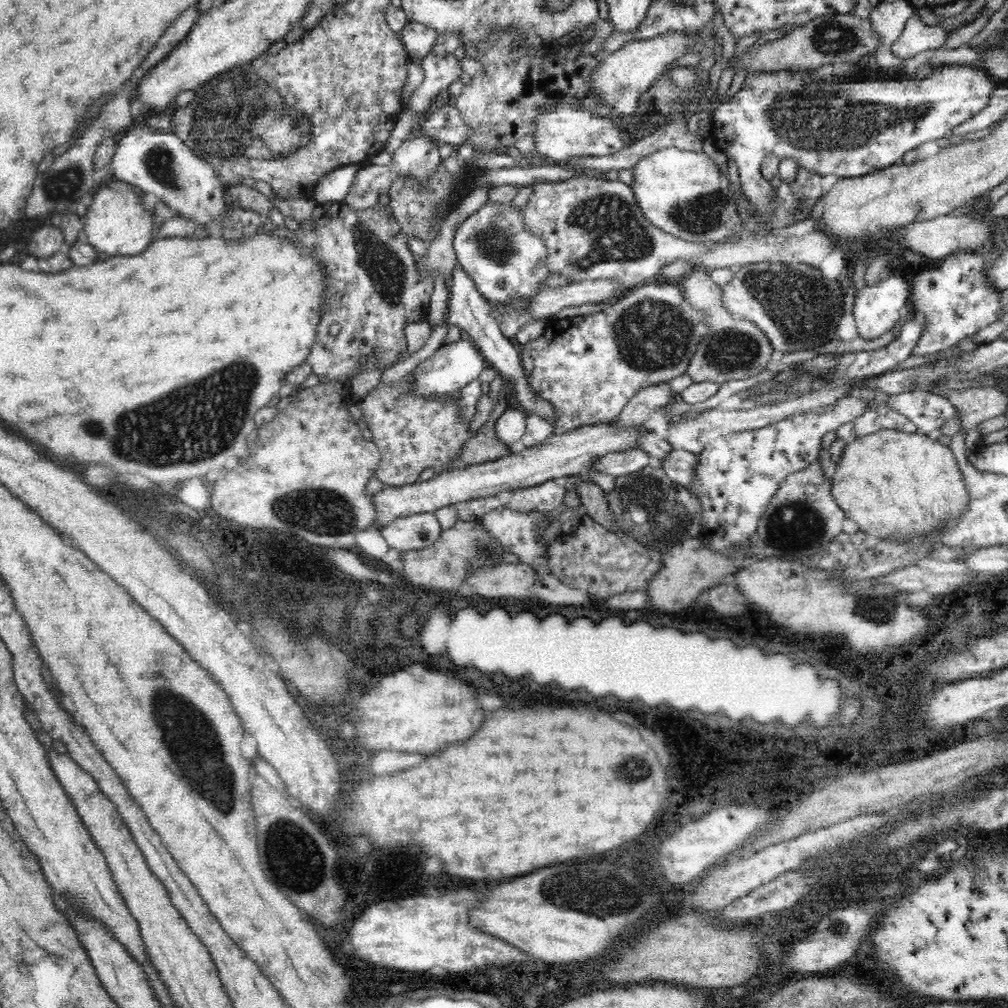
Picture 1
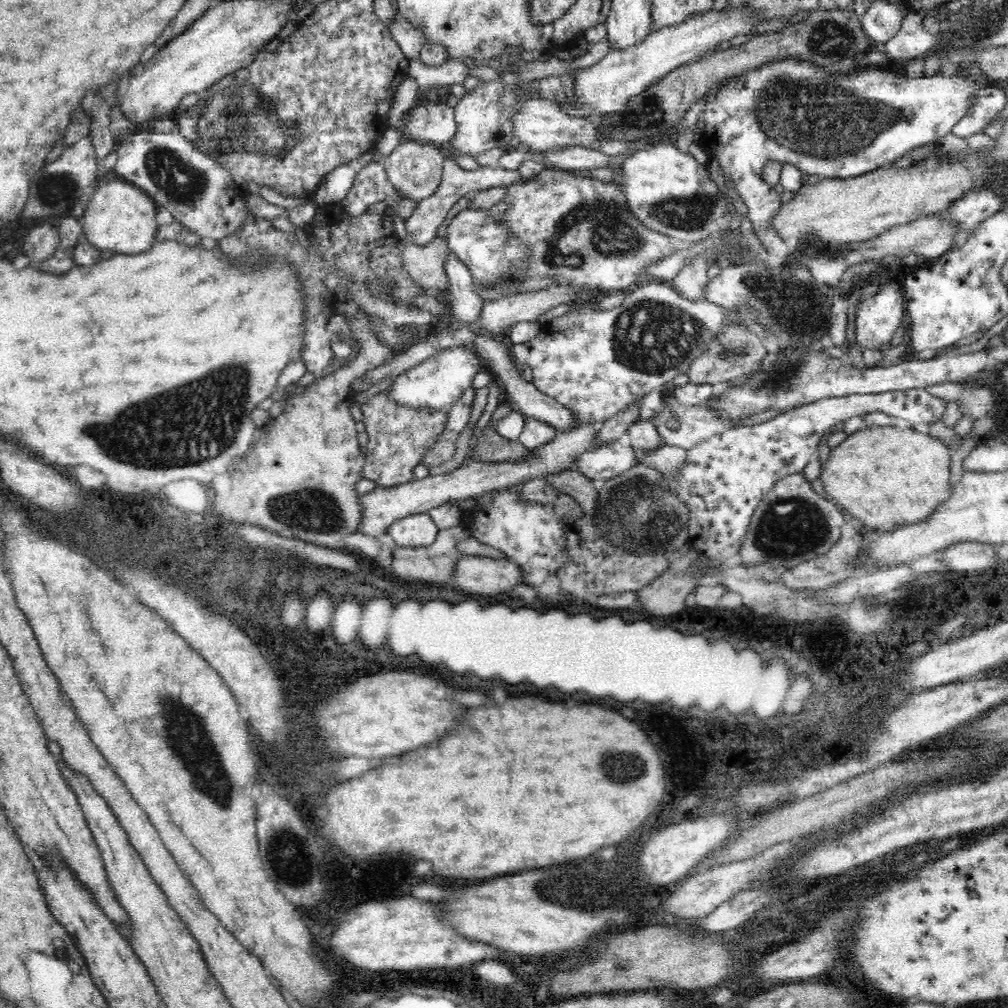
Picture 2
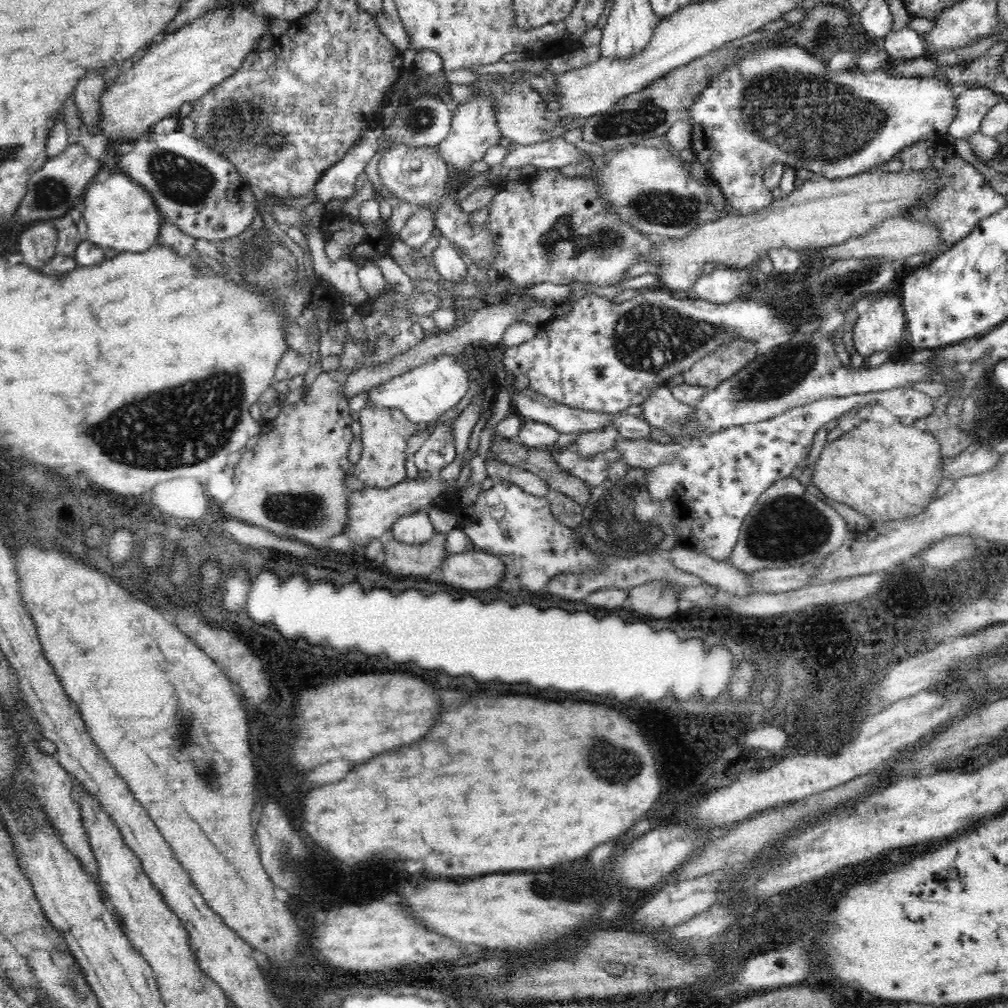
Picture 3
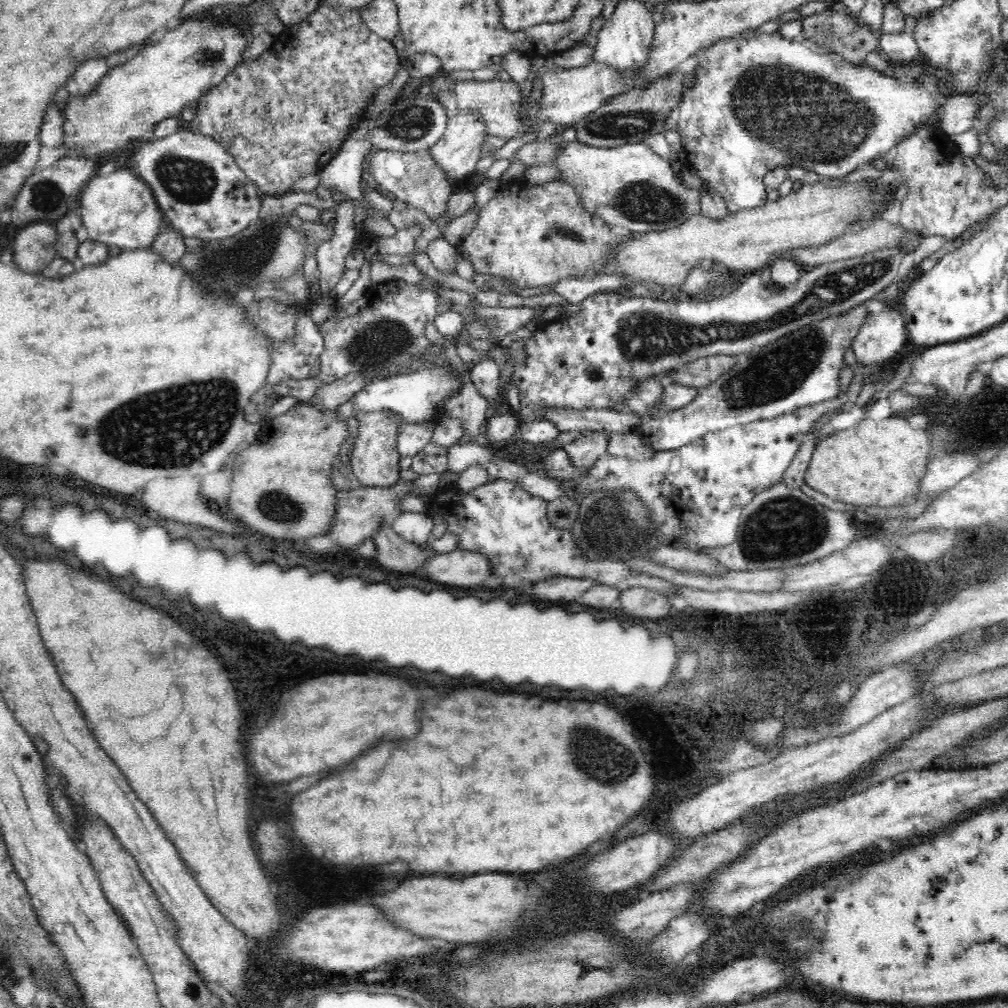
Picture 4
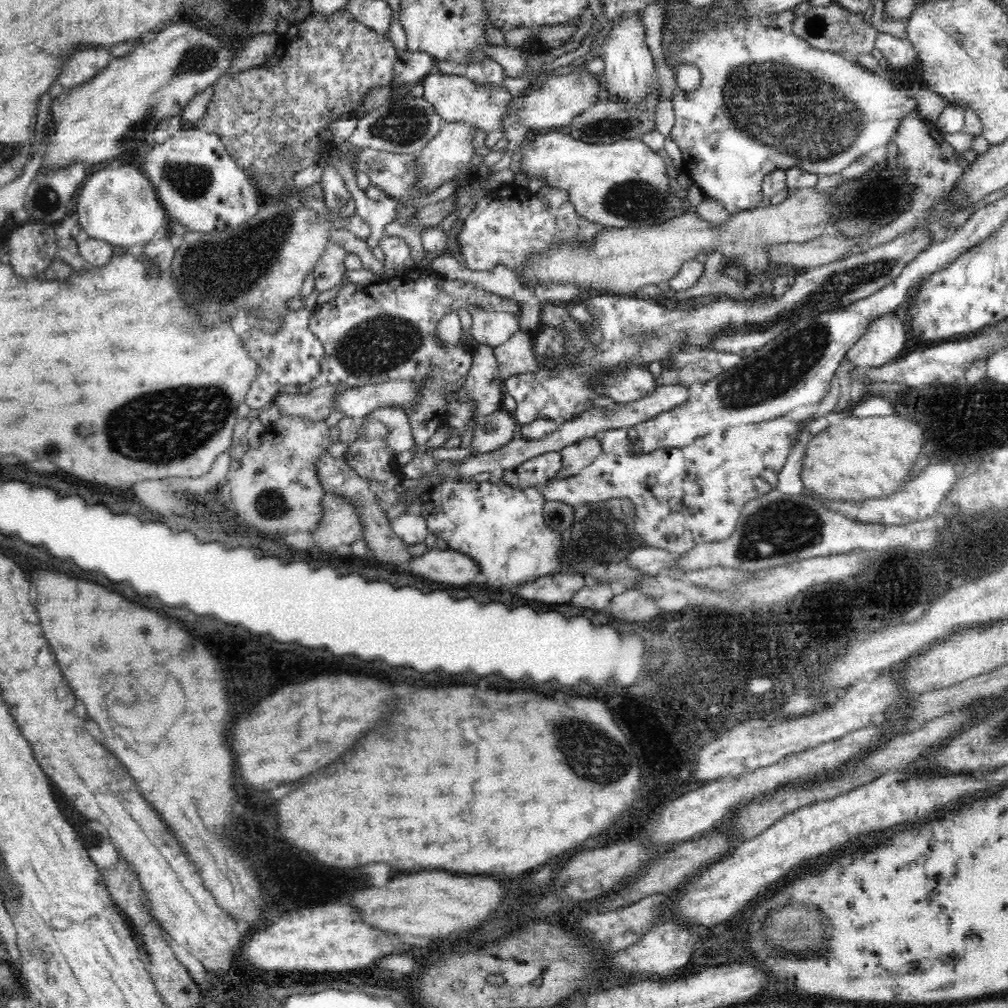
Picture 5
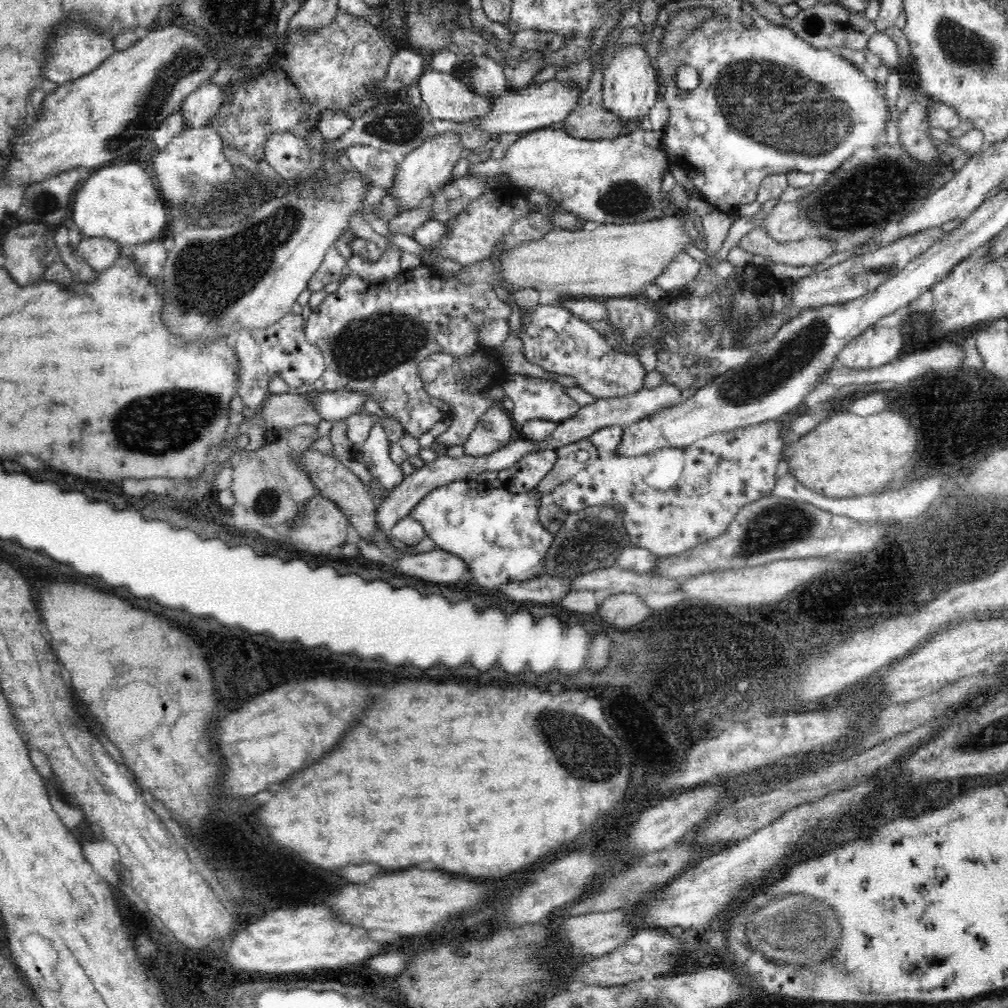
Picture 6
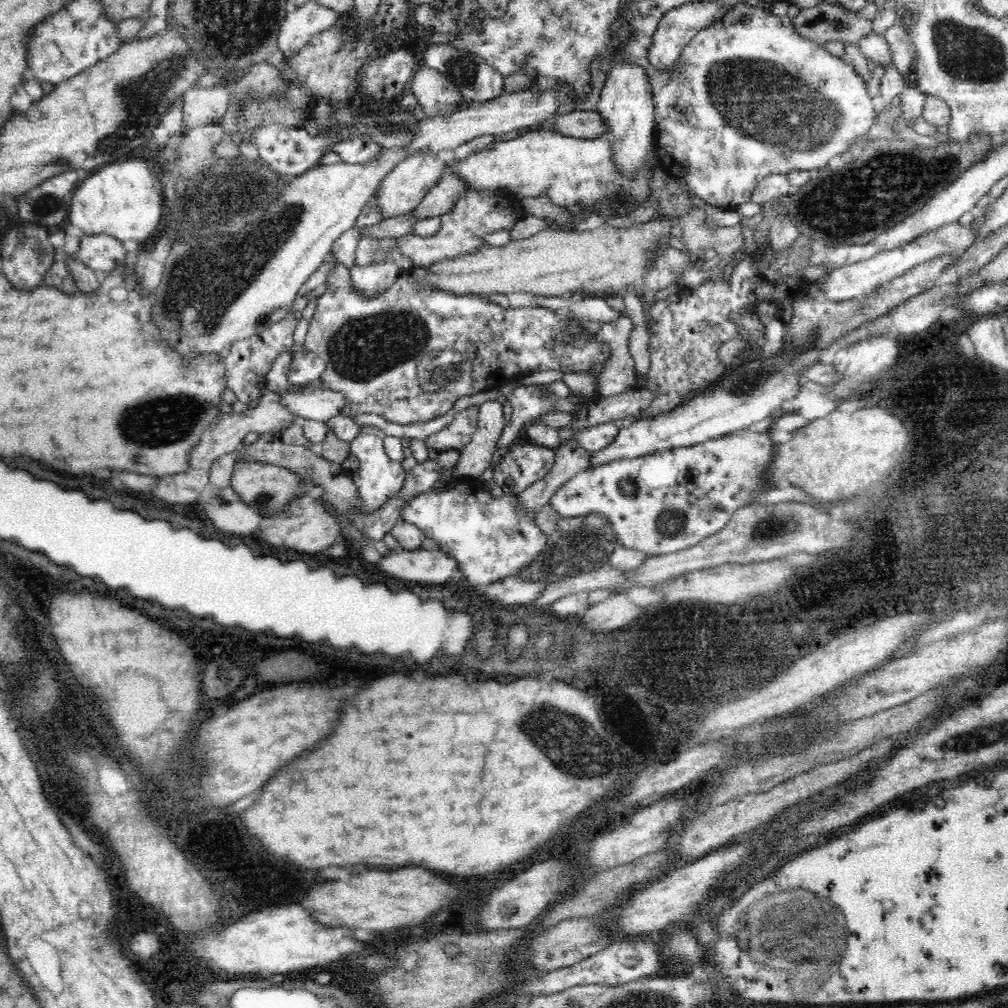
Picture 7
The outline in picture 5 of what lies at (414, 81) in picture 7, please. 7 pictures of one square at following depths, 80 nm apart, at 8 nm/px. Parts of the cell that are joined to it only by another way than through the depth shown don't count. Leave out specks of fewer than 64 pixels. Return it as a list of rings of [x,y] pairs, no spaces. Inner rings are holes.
[[[436,68],[430,70],[421,83],[423,98],[434,107],[444,123],[462,121],[482,128],[486,133],[502,130],[502,114],[508,110],[508,102],[513,98],[505,87],[476,85],[466,77],[442,74]]]

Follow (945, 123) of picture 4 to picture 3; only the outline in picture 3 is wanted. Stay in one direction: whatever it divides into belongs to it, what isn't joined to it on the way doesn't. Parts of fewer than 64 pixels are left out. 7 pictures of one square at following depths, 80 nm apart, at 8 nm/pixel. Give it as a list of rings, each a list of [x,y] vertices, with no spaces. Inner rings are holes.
[[[984,88],[967,89],[955,98],[958,99],[958,109],[947,130],[947,134],[954,139],[972,137],[979,131],[980,122],[986,116],[986,112],[1002,100],[995,91]]]

